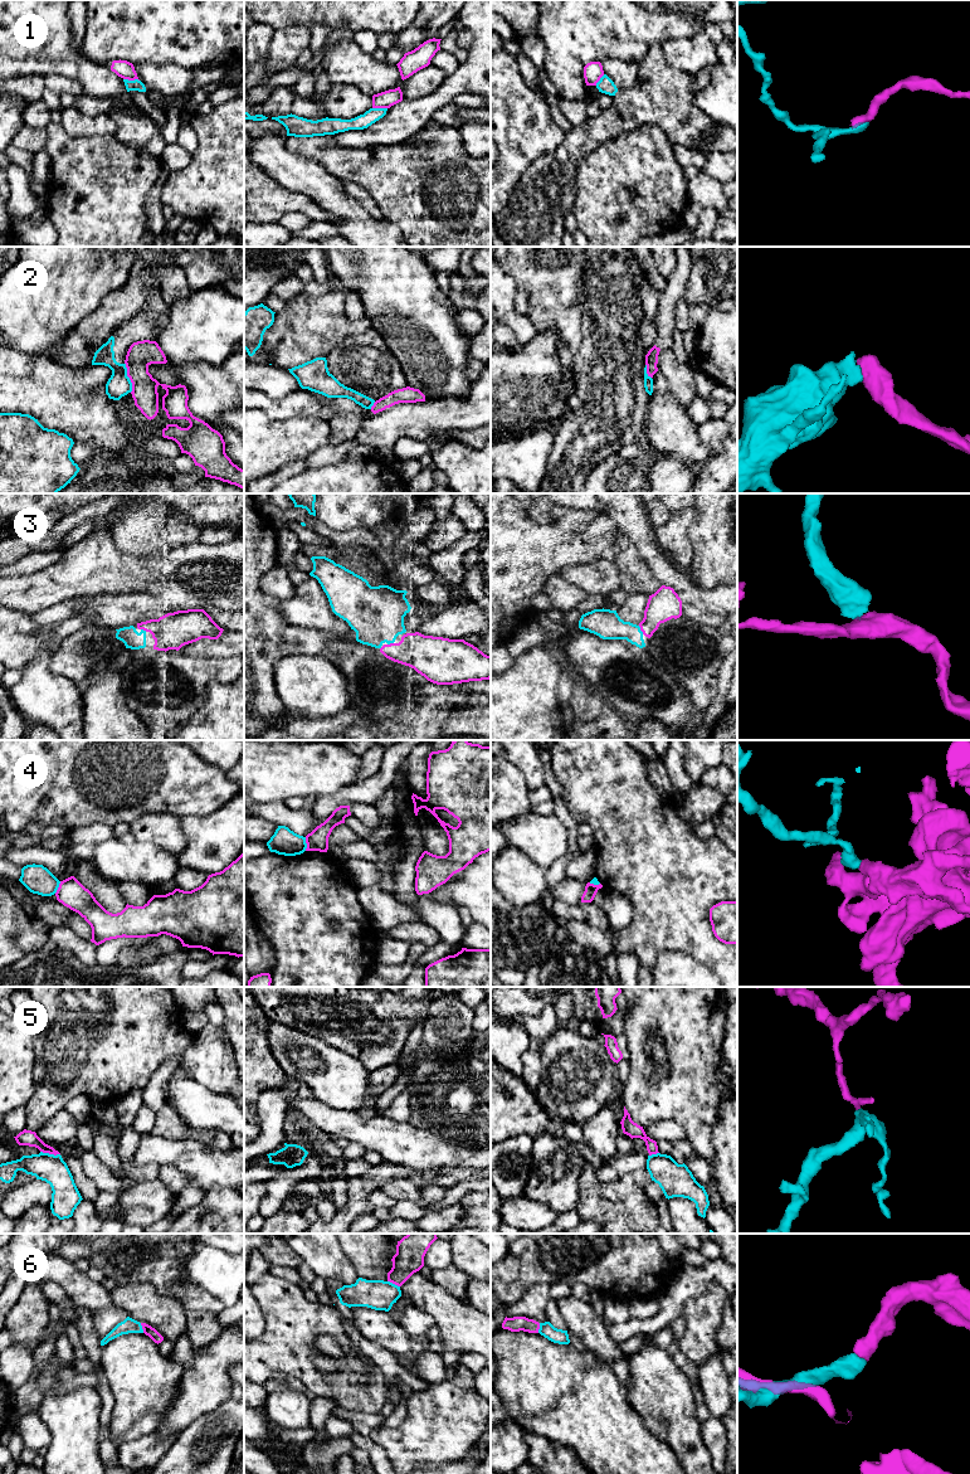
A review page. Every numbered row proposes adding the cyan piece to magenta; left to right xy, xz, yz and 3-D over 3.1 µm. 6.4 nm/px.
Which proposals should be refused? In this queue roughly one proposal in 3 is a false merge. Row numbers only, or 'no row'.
1, 2, 4, 5

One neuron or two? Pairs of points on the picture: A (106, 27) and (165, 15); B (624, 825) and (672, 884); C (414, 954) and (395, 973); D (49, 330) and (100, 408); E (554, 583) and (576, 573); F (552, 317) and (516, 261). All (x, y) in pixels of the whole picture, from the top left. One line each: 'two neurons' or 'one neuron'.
A: one neuron
B: one neuron
C: one neuron
D: two neurons
E: two neurons
F: one neuron

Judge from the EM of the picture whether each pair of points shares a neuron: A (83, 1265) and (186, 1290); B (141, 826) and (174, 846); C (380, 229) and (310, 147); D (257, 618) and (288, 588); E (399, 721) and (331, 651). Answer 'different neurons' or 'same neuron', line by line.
A: different neurons
B: same neuron
C: different neurons
D: different neurons
E: same neuron

